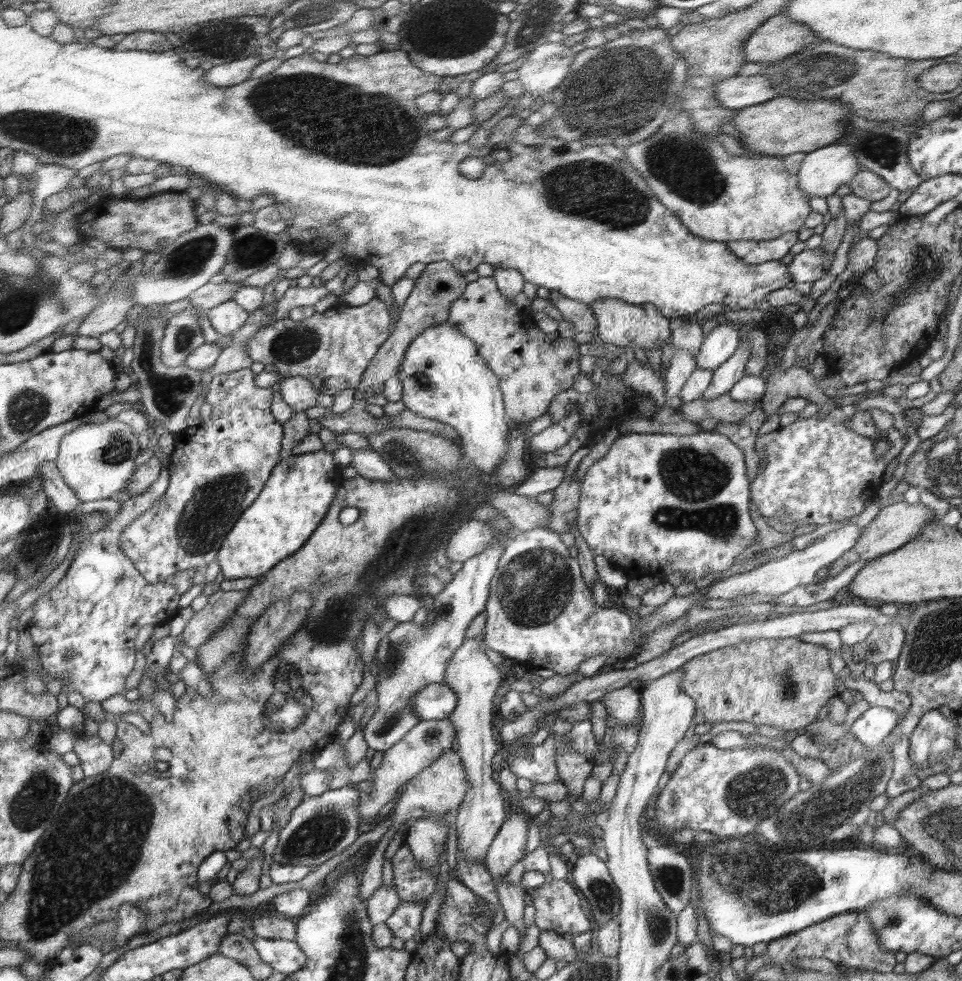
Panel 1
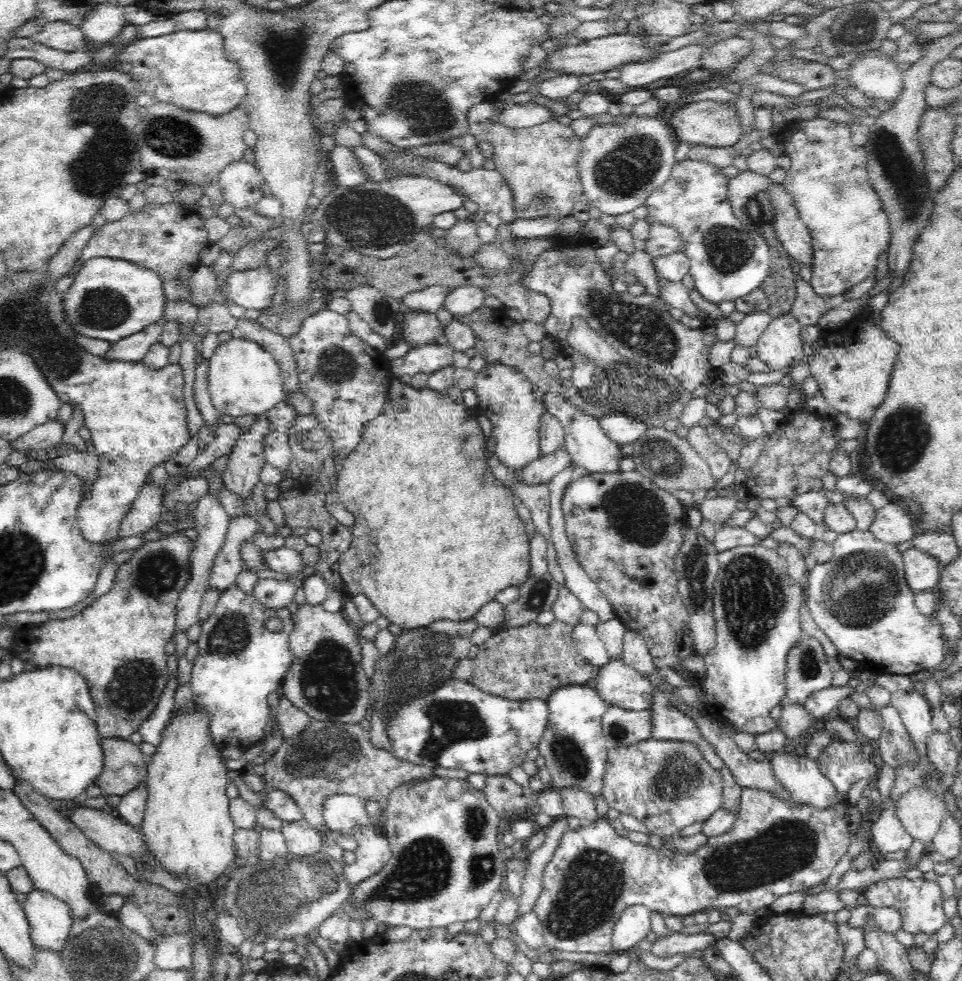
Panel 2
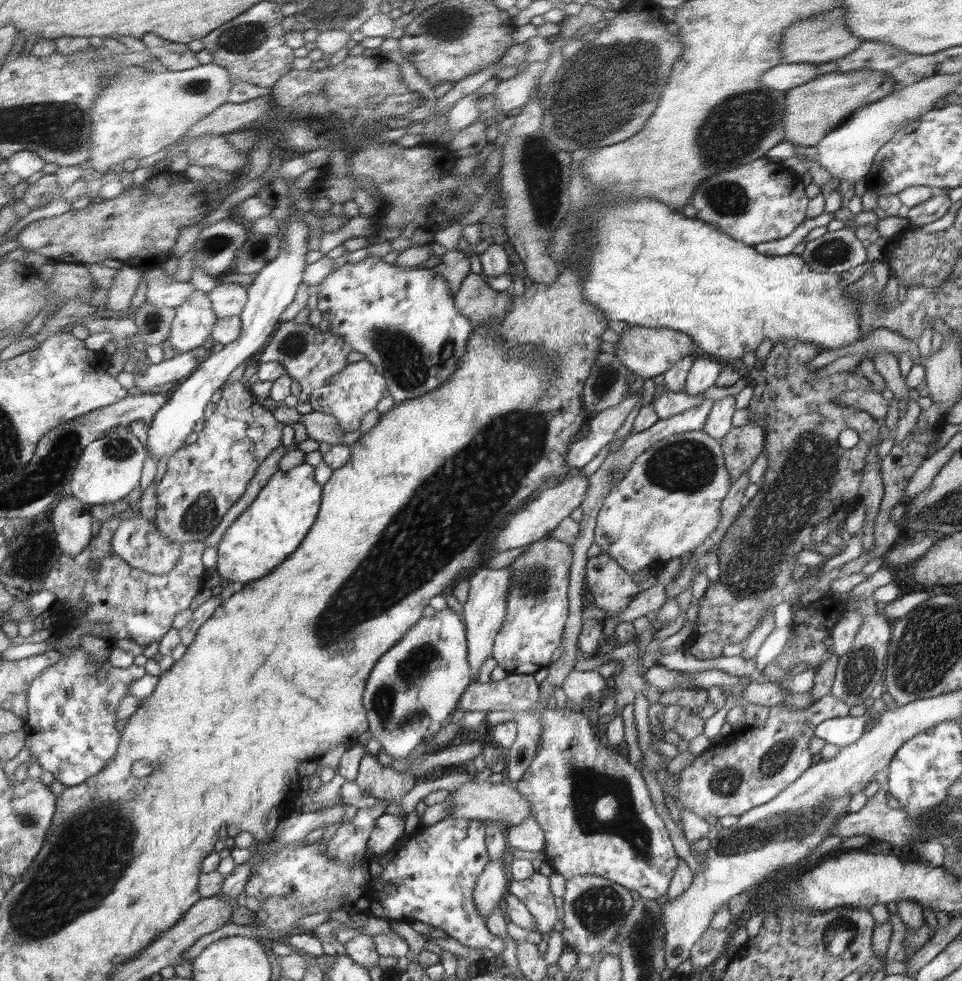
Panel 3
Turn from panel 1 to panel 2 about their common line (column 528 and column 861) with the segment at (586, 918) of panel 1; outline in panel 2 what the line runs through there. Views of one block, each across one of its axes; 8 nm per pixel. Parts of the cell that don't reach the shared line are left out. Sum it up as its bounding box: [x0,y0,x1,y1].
[861,876,946,936]

